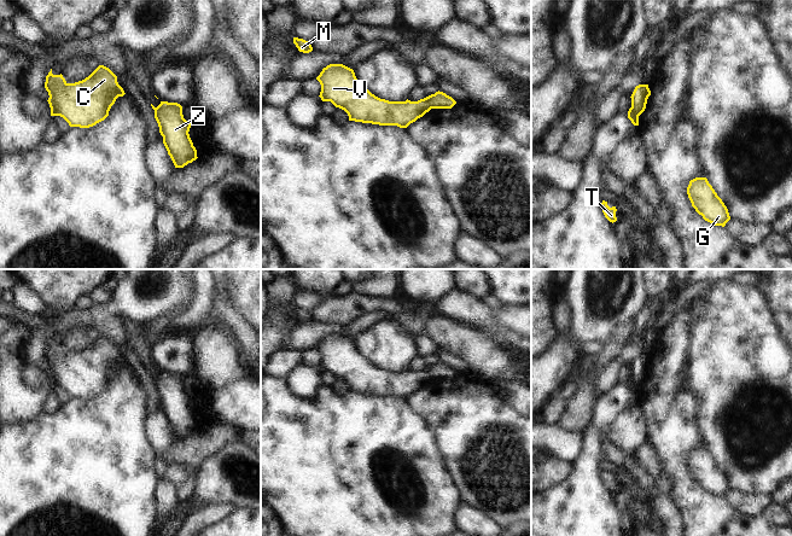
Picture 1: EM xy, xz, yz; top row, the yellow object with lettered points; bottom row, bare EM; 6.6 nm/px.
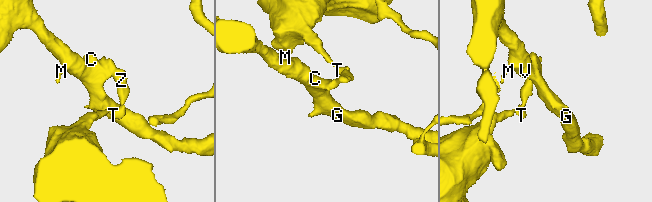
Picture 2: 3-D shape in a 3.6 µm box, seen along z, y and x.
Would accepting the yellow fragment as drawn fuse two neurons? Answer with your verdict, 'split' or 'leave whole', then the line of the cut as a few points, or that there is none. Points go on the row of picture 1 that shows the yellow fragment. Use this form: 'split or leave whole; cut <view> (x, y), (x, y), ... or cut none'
split; cut xz (425, 98), (432, 108)

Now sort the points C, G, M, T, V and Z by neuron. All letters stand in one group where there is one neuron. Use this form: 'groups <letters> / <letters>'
groups C G M V / T Z

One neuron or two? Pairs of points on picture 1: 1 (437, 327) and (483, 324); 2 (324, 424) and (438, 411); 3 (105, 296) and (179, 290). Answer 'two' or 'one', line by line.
1: two
2: two
3: two

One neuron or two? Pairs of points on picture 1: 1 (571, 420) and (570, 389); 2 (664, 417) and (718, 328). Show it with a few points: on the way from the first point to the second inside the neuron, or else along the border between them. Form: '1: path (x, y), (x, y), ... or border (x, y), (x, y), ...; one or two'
1: border (578, 382), (577, 390), (568, 400); two
2: border (687, 356), (683, 384), (697, 398), (698, 409); two

